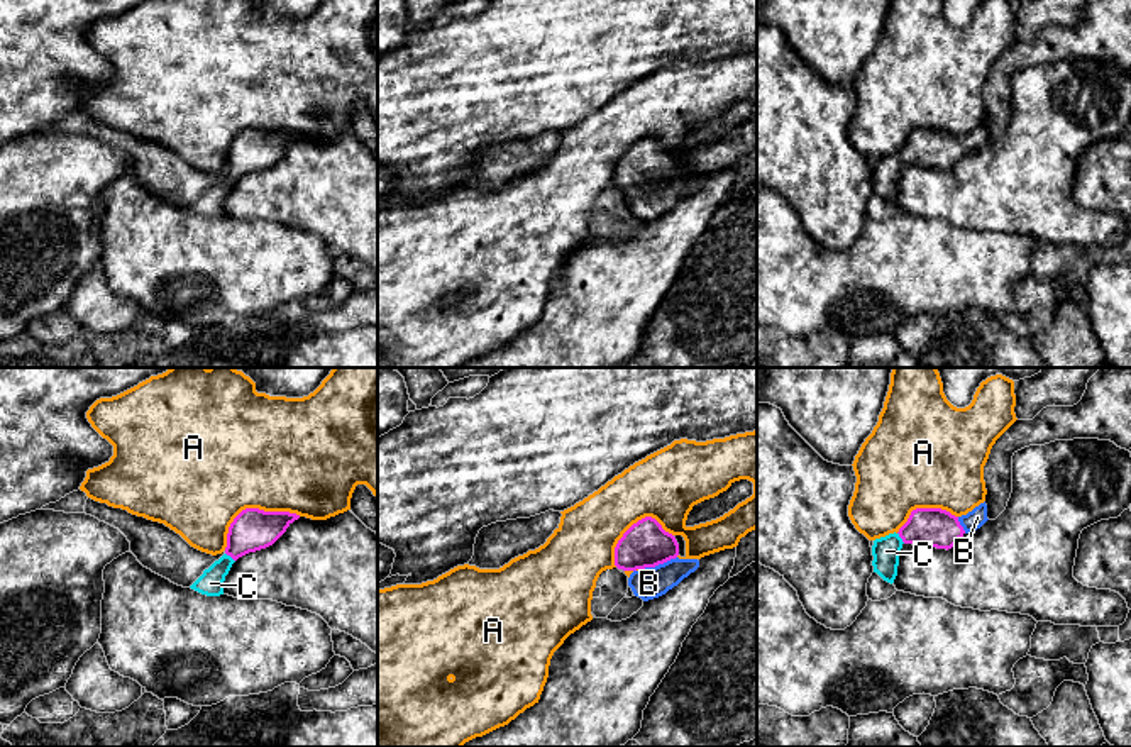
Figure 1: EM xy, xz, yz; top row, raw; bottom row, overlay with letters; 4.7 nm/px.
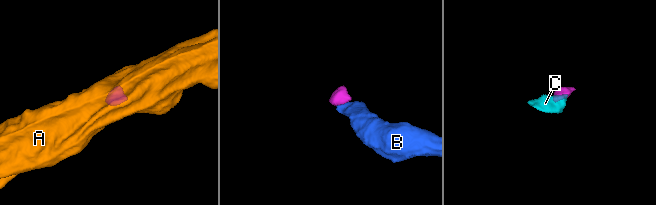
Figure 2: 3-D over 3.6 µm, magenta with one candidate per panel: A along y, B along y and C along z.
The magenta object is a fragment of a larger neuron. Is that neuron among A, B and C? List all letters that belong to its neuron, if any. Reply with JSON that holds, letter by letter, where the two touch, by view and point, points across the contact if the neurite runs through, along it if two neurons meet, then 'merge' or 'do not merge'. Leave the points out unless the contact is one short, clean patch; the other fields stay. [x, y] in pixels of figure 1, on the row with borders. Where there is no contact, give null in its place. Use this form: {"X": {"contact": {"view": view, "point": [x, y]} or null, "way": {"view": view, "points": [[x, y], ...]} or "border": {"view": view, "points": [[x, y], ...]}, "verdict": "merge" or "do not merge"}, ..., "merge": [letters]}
{"A": {"contact": {"view": "xy", "point": [251, 509]}, "verdict": "do not merge"}, "B": {"contact": {"view": "xz", "point": [657, 564]}, "way": {"view": "xz", "points": [[645, 544], [654, 553], [657, 564], [657, 573], [649, 583]]}, "verdict": "merge"}, "C": {"contact": {"view": "yz", "point": [899, 536]}, "way": {"view": "yz", "points": [[932, 527], [899, 536], [886, 551]]}, "verdict": "merge"}, "merge": ["B", "C"]}

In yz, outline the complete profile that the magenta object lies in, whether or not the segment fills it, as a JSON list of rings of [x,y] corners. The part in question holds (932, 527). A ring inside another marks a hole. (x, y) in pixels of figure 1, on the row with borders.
[[[985,501],[962,517],[941,508],[916,508],[896,534],[875,539],[872,545],[872,566],[884,581],[894,583],[899,556],[904,544],[952,549],[965,534],[980,528],[987,522]]]

